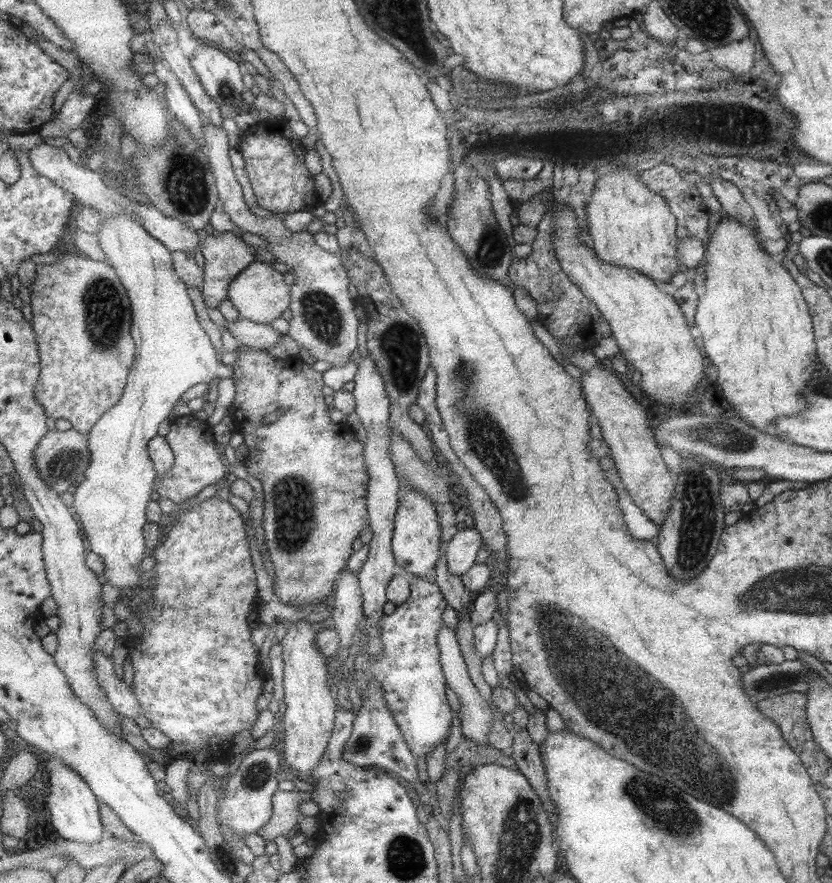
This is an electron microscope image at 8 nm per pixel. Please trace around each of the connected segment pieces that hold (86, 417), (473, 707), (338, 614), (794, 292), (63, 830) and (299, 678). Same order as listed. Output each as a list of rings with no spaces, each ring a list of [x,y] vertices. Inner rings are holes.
[[[63,253],[52,265],[38,265],[36,282],[30,291],[33,326],[40,347],[42,371],[36,398],[49,418],[64,418],[75,430],[87,434],[124,395],[136,361],[137,345],[132,335],[132,302],[124,282],[107,260]]]
[[[442,625],[440,632],[437,633],[436,641],[437,647],[440,648],[440,663],[443,667],[444,677],[448,679],[449,688],[456,694],[459,700],[462,736],[474,742],[477,746],[488,746],[487,735],[493,722],[493,713],[477,692],[475,685],[470,681],[455,633],[449,627]]]
[[[347,569],[341,571],[333,590],[332,612],[328,622],[338,636],[338,650],[353,644],[353,632],[357,623],[363,622],[363,599],[358,588],[357,575]]]
[[[722,215],[719,223],[715,227],[713,234],[710,235],[708,245],[706,246],[707,265],[705,265],[705,282],[704,293],[698,297],[696,312],[694,315],[694,326],[696,333],[699,333],[703,342],[702,349],[705,350],[705,356],[709,362],[717,368],[716,383],[721,389],[722,397],[732,408],[732,414],[742,420],[751,428],[755,428],[760,432],[770,434],[771,426],[777,418],[785,416],[795,416],[808,408],[804,397],[805,387],[808,385],[809,376],[815,370],[815,345],[813,344],[813,331],[811,314],[807,314],[808,305],[804,301],[804,297],[800,287],[792,275],[785,270],[784,265],[775,264],[767,254],[763,254],[757,246],[757,240],[753,236],[753,232],[749,228],[743,228],[742,224],[734,218]]]
[[[45,752],[41,756],[42,766],[48,771],[47,782],[50,789],[49,795],[43,798],[46,800],[44,807],[50,812],[50,822],[58,834],[64,839],[90,845],[99,842],[107,830],[100,813],[101,802],[92,787],[76,770],[66,762],[60,761],[60,758]]]
[[[296,621],[287,627],[281,639],[281,659],[283,660],[282,688],[285,711],[282,716],[283,762],[288,770],[298,774],[311,774],[312,770],[324,756],[329,737],[335,725],[335,704],[327,688],[327,668],[325,656],[317,651],[315,645],[316,631],[309,622]]]

